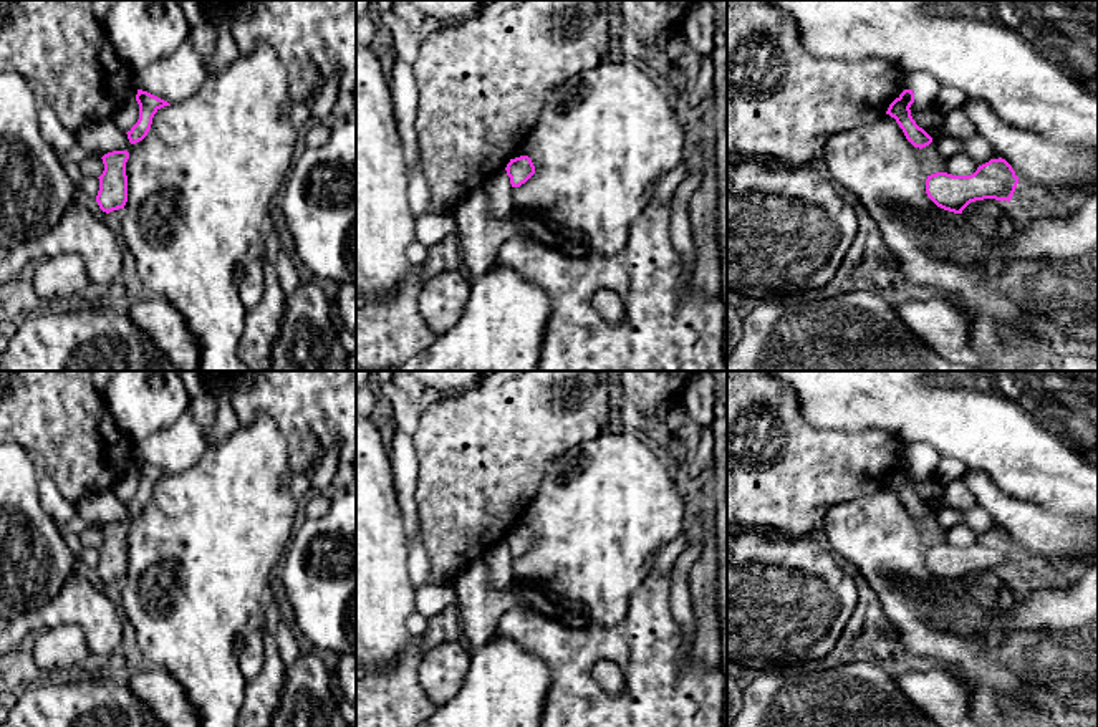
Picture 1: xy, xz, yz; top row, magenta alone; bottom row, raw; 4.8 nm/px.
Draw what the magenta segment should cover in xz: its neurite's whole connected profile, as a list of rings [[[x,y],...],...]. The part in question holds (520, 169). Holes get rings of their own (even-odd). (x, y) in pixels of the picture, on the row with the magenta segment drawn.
[[[520,156],[510,159],[505,171],[507,176],[510,177],[512,187],[520,187],[535,174],[535,166],[528,156]]]

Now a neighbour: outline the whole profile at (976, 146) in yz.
[[[979,134],[959,141],[962,152],[967,154],[977,166],[989,162],[997,154],[995,149]]]

